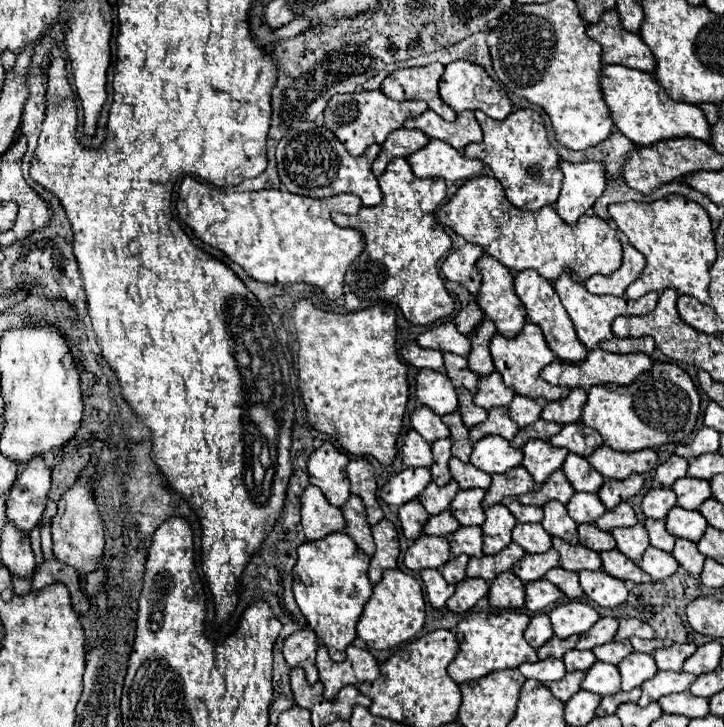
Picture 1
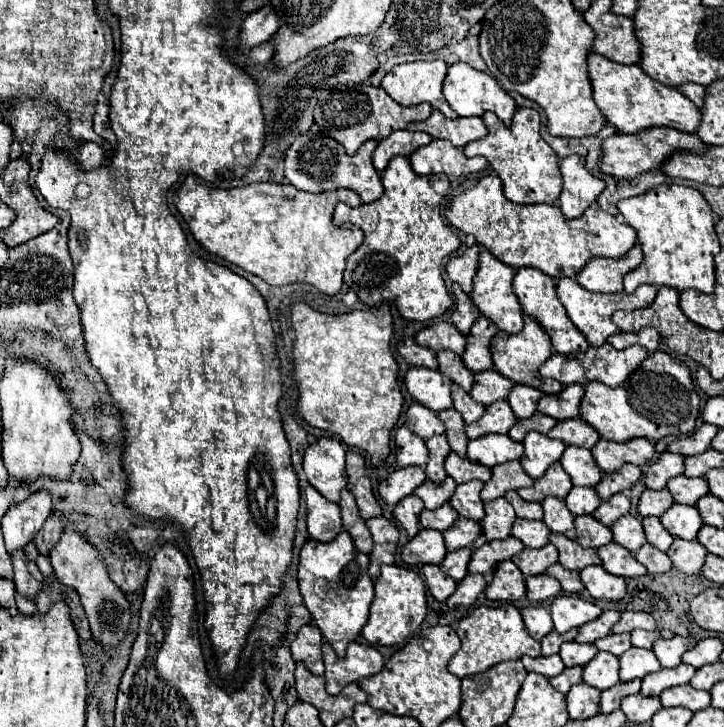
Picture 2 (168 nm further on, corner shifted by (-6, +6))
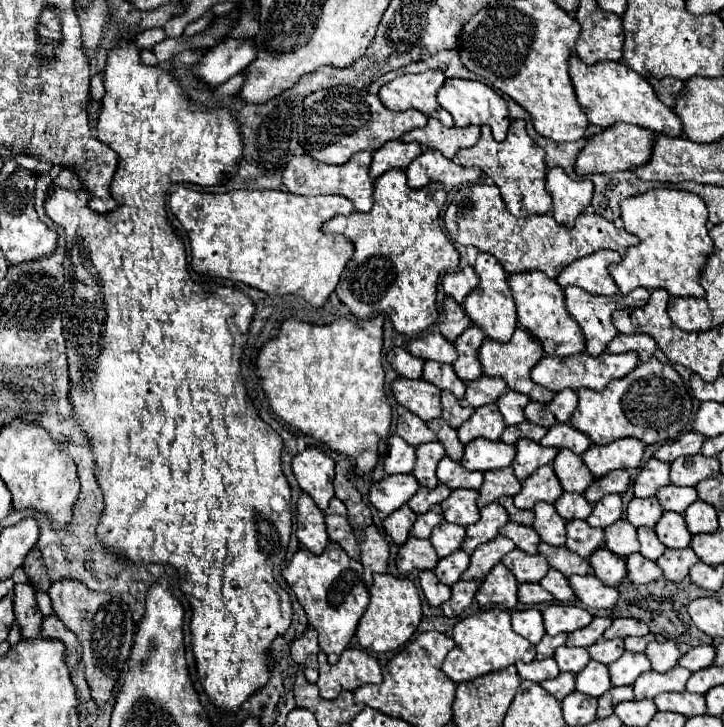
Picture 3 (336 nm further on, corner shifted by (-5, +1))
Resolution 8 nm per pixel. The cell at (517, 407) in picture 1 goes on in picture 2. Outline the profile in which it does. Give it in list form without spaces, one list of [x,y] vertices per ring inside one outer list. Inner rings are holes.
[[[514,385],[508,395],[508,403],[518,419],[528,419],[536,413],[536,405],[542,397],[542,391],[528,385]]]

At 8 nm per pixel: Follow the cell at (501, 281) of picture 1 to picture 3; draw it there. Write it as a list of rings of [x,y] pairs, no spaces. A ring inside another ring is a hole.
[[[479,252],[475,264],[473,264],[473,270],[477,272],[479,276],[479,288],[475,288],[467,298],[465,302],[461,304],[465,314],[471,318],[471,322],[475,326],[479,326],[491,340],[497,340],[497,342],[507,342],[513,332],[515,332],[515,326],[517,326],[517,316],[515,316],[515,302],[513,302],[513,296],[511,296],[511,290],[507,286],[507,274],[503,270],[503,266],[487,252]]]

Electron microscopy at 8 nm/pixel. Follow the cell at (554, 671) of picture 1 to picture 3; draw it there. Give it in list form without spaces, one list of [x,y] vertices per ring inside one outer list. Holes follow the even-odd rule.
[[[545,658],[545,660],[533,660],[529,664],[525,662],[517,662],[515,664],[519,670],[519,676],[523,680],[531,680],[531,682],[543,682],[549,678],[557,678],[559,668],[557,662],[553,658]]]

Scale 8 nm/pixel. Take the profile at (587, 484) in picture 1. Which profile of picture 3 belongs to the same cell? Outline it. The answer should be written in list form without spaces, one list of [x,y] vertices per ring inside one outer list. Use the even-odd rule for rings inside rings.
[[[559,450],[559,454],[555,456],[551,466],[565,492],[583,494],[585,488],[593,482],[593,476],[587,470],[587,466],[583,464],[581,456],[573,454],[571,450]]]

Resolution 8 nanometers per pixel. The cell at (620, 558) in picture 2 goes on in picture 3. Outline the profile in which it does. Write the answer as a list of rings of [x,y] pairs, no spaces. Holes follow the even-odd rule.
[[[599,548],[589,556],[593,574],[607,586],[617,586],[627,578],[625,560],[607,548]]]

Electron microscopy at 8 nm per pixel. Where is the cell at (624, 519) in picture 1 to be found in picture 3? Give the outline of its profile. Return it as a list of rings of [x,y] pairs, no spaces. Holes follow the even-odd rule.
[[[607,494],[605,498],[601,498],[601,502],[593,504],[593,512],[589,514],[587,524],[593,528],[607,528],[619,518],[621,518],[621,496]]]

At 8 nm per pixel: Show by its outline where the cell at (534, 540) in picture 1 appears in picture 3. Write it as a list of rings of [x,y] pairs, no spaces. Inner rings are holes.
[[[507,522],[501,530],[499,530],[501,536],[507,536],[515,542],[515,546],[519,550],[523,550],[525,554],[537,554],[537,544],[539,544],[539,536],[533,534],[531,526],[521,526],[521,524],[513,524],[513,522]]]

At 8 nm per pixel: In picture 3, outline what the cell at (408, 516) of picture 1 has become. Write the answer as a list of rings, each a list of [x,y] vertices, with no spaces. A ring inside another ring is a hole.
[[[405,504],[383,520],[383,528],[395,544],[403,544],[409,538],[409,530],[411,530],[415,518],[417,518],[417,514]]]

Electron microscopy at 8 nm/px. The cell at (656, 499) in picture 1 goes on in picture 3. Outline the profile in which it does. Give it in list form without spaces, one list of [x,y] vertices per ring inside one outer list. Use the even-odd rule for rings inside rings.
[[[651,496],[651,498],[633,498],[627,506],[627,520],[633,524],[633,526],[655,526],[657,520],[661,518],[663,514],[663,508],[659,506],[657,498]]]

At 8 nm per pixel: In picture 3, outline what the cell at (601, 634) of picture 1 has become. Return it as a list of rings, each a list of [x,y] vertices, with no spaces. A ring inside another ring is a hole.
[[[595,618],[589,626],[571,632],[565,644],[567,646],[583,646],[583,648],[587,648],[589,644],[595,644],[609,626],[611,626],[611,618]]]

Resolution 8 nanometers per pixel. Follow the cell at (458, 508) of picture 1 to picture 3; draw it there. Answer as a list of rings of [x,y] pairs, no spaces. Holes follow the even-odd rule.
[[[465,488],[453,490],[451,496],[445,502],[441,502],[445,520],[453,524],[461,524],[461,526],[469,526],[477,522],[479,518],[479,508],[475,504],[477,496],[479,494],[475,490],[465,490]]]

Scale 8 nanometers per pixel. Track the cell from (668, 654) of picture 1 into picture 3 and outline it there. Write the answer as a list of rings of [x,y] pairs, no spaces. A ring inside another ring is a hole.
[[[673,640],[667,642],[649,642],[649,646],[645,648],[645,656],[651,662],[651,668],[655,672],[665,672],[671,670],[673,666],[677,666],[677,660],[689,650],[687,644],[679,644]]]

